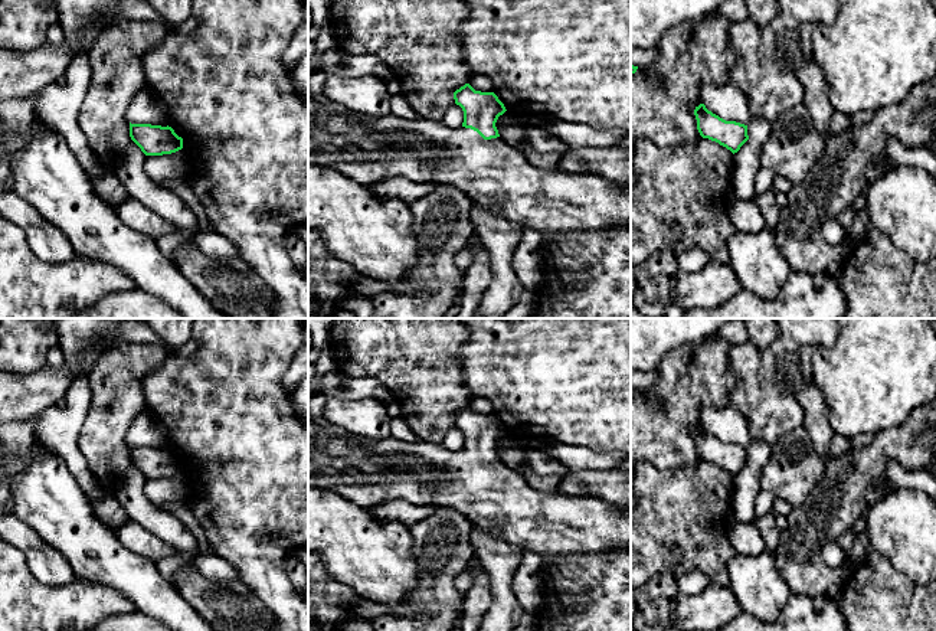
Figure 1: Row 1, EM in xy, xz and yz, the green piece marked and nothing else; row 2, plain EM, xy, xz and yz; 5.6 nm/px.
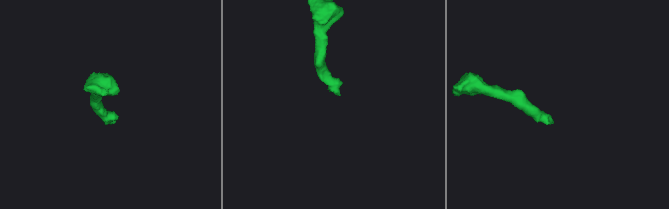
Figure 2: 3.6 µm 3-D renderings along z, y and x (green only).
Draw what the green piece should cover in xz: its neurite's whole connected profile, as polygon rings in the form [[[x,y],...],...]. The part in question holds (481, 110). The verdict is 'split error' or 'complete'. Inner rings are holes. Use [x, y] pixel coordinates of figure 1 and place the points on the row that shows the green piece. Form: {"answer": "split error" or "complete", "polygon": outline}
{"answer": "split error", "polygon": [[[465,84],[454,92],[464,111],[464,122],[449,127],[444,121],[405,120],[396,115],[370,117],[308,91],[308,164],[337,170],[361,186],[380,180],[406,179],[418,184],[449,184],[474,203],[498,210],[505,219],[537,231],[543,238],[562,232],[611,231],[631,226],[631,186],[609,182],[588,171],[543,170],[531,166],[521,151],[500,137],[495,122],[507,109],[494,92],[475,91]]]}

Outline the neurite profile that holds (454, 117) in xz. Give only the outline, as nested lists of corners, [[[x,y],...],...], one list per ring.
[[[454,104],[444,117],[444,122],[449,127],[459,127],[464,122],[464,111],[459,105]]]

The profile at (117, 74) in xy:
[[[120,20],[107,26],[89,49],[91,82],[78,122],[105,166],[117,169],[124,158],[131,141],[130,104],[148,88],[141,59],[167,32],[154,22]]]

